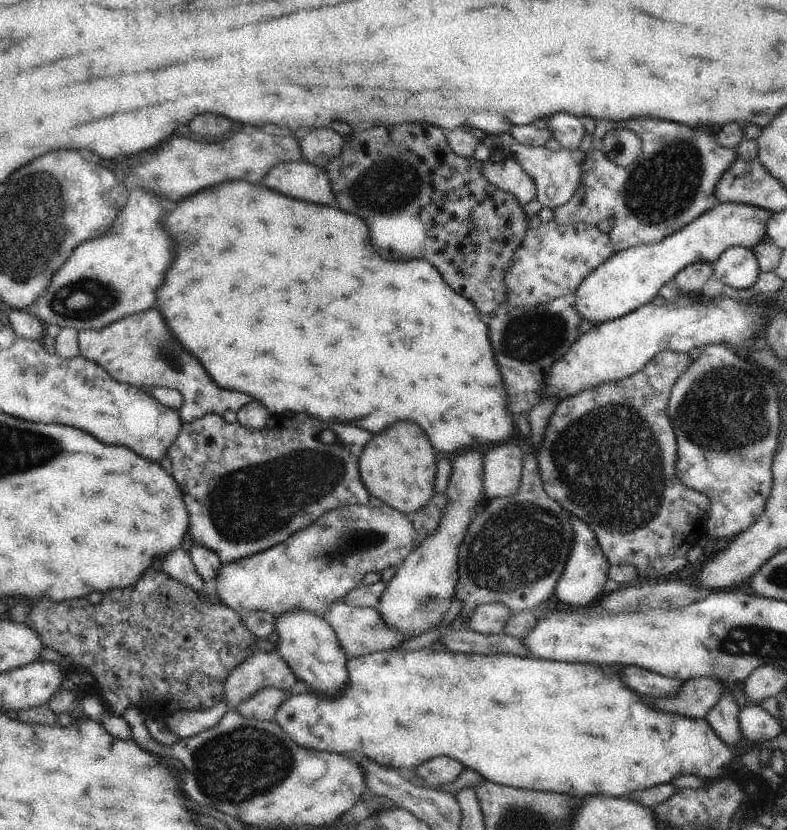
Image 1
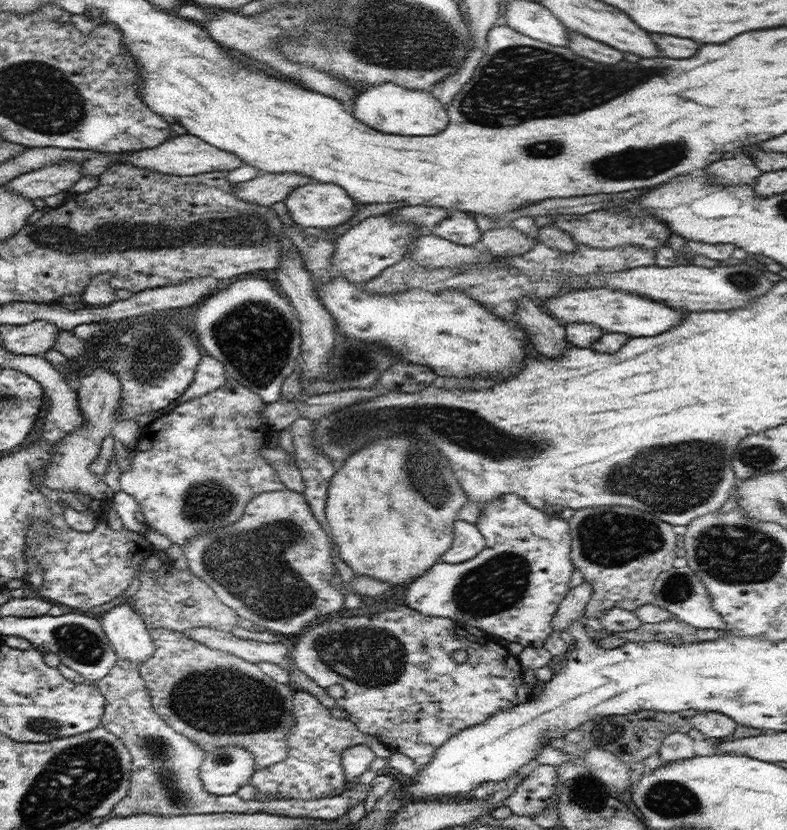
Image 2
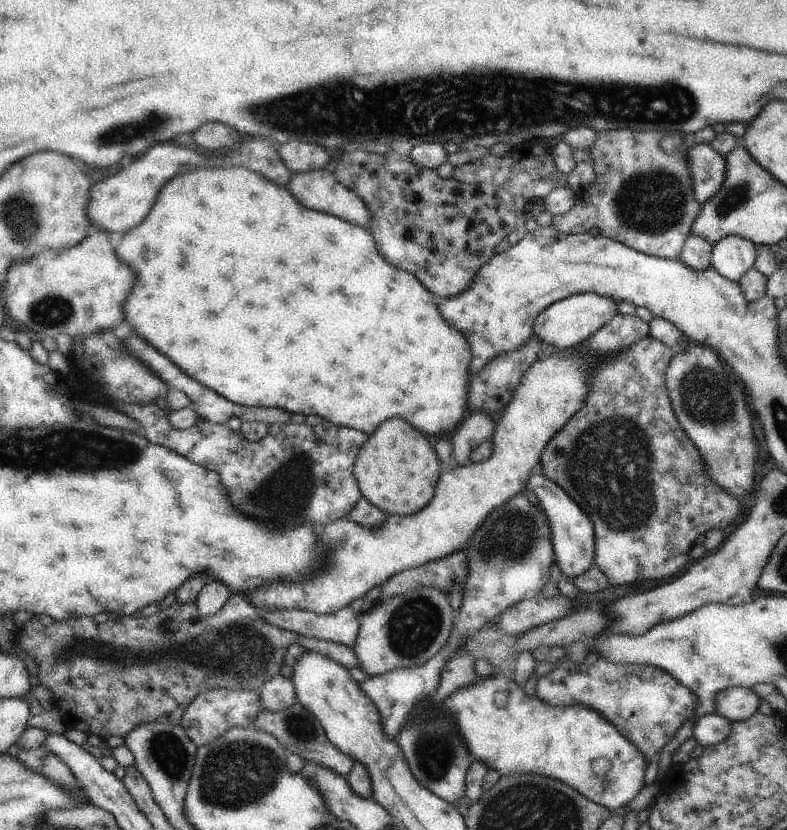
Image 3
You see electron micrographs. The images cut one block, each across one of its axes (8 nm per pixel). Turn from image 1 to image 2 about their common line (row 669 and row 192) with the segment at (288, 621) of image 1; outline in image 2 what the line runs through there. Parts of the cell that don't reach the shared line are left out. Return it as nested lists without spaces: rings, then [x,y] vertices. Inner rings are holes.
[[[316,179],[289,191],[284,204],[296,224],[321,229],[348,222],[357,205],[338,184],[322,184]]]

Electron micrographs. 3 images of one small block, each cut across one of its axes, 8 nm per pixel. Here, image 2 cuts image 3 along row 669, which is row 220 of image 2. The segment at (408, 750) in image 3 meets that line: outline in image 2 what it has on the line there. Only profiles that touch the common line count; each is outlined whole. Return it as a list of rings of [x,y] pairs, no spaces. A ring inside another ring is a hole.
[[[460,210],[448,214],[448,218],[444,218],[442,222],[434,226],[432,232],[441,239],[464,246],[471,246],[471,244],[480,240],[482,236],[482,232],[476,225],[475,218],[460,212]]]

